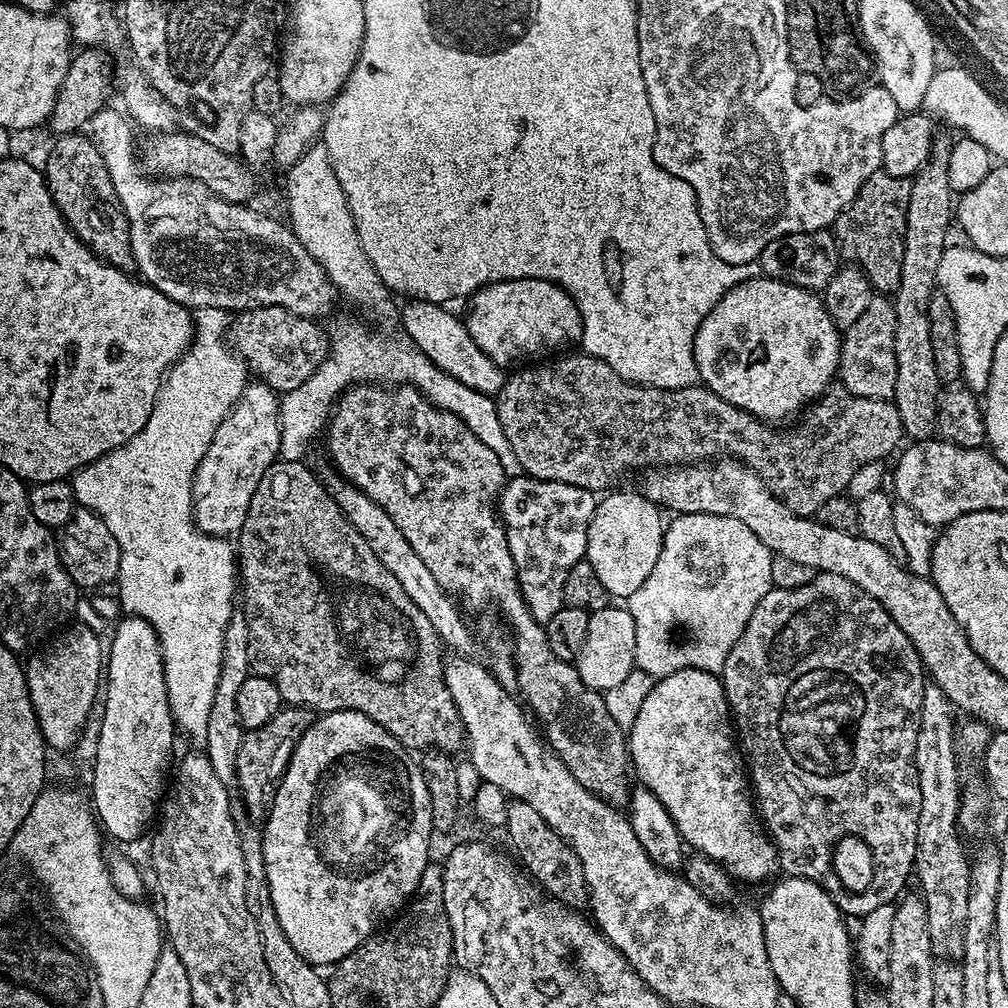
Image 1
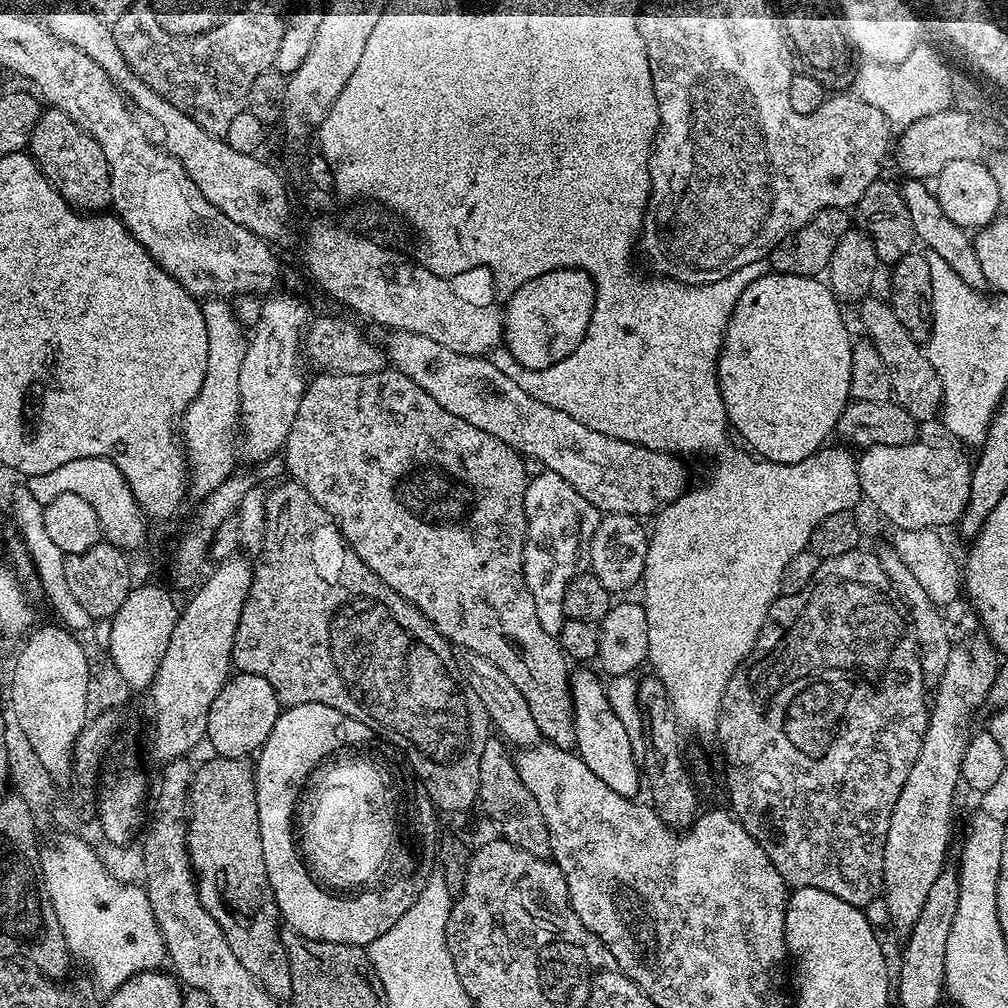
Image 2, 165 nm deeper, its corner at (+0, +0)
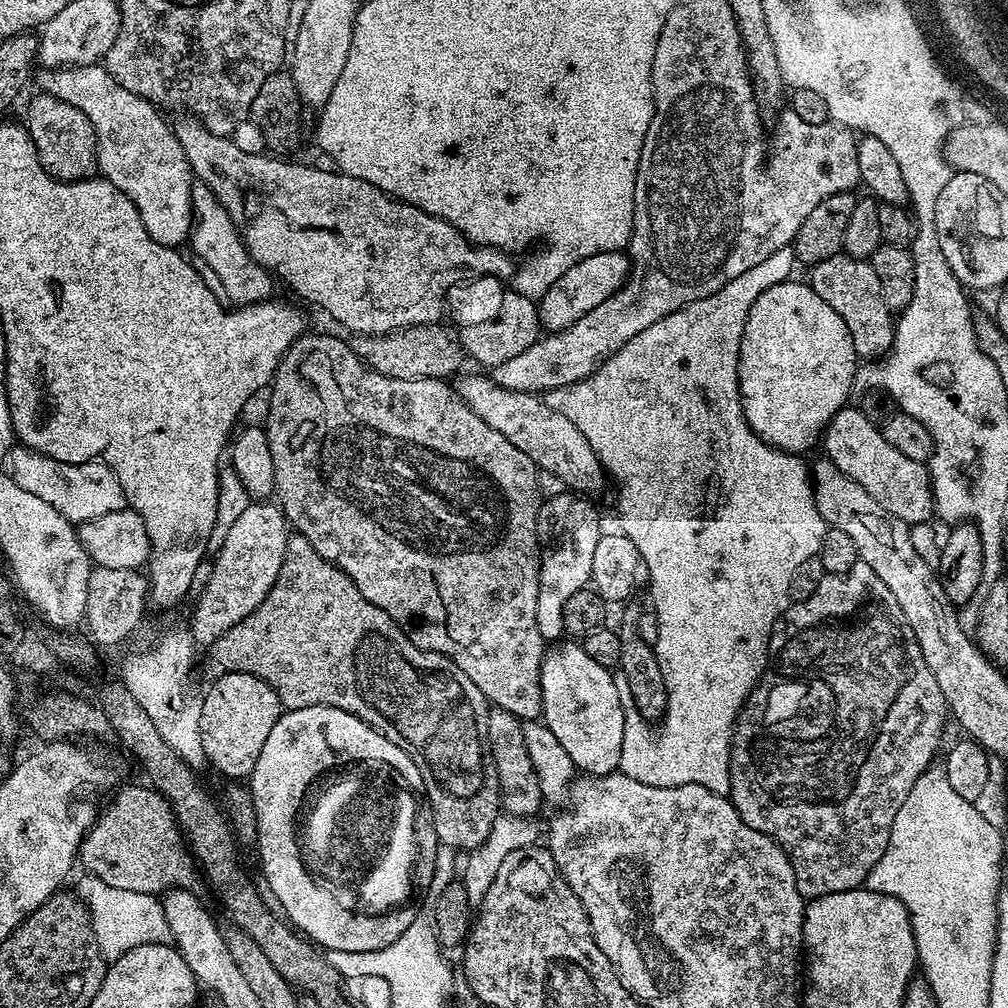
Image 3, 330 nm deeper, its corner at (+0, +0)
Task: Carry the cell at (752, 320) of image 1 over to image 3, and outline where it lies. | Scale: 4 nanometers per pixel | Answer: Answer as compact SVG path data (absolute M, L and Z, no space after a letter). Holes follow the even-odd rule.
M789 278L778 286L770 286L770 290L762 290L758 302L750 306L740 343L740 401L746 422L771 448L804 454L807 448L815 444L817 447L834 414L849 403L848 395L854 392L857 367L858 357L846 322L814 294L811 283L799 284L796 278Z

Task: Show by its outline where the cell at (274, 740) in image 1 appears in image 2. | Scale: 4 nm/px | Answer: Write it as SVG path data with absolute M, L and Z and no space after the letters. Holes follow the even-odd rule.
M213 755L212 760L208 760L204 765L195 769L192 783L190 785L190 819L188 822L188 857L192 860L192 870L196 874L198 881L198 891L202 906L210 913L218 922L218 926L222 930L222 934L226 938L226 942L230 946L230 950L234 950L234 958L238 958L238 962L242 962L242 966L246 966L246 970L250 970L250 974L254 974L254 978L259 982L269 994L272 995L277 1002L288 1002L292 998L292 983L290 982L290 966L286 958L286 950L284 943L280 941L282 931L282 917L280 907L276 905L274 898L274 890L268 881L266 874L266 858L262 858L262 834L258 826L258 802L256 801L256 774L254 764L251 759L245 758L226 758L225 756Z

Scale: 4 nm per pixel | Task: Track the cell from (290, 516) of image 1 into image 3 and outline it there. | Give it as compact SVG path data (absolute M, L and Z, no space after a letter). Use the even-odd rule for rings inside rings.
M289 535L282 558L282 570L278 570L278 578L274 578L274 586L270 586L266 598L253 612L246 614L246 618L242 618L242 622L230 626L222 635L216 637L210 645L210 651L212 651L213 662L220 667L220 670L254 674L254 678L266 682L266 686L270 686L274 690L274 694L278 694L281 709L334 706L338 710L346 710L346 714L354 714L358 718L362 718L362 722L366 722L374 730L378 730L378 734L390 738L390 742L394 742L394 746L402 746L402 750L406 750L406 754L410 754L414 766L418 766L418 774L422 774L428 801L431 802L434 809L437 841L457 850L471 850L486 842L494 822L502 814L496 769L490 766L489 757L486 755L486 718L490 707L488 699L482 694L482 690L478 690L478 686L474 686L474 682L470 682L470 678L466 678L466 674L462 674L462 670L458 670L458 666L454 666L454 662L450 658L414 646L414 642L410 642L410 638L404 633L403 628L396 625L394 618L390 618L390 614L386 614L386 610L382 610L371 604L366 598L362 598L358 586L354 586L354 582L348 575L329 560L323 560L318 554L318 550L314 550L314 546L310 546L310 542L305 536Z

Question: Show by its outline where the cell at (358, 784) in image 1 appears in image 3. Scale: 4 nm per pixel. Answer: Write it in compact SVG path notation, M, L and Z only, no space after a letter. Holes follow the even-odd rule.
M334 706L294 708L285 711L278 722L274 722L274 730L270 730L266 746L262 746L252 771L250 791L256 807L255 843L260 844L260 868L264 871L264 880L268 883L269 890L276 895L277 902L284 907L283 915L292 927L303 933L313 944L328 952L377 952L394 943L406 930L406 926L410 926L410 922L421 915L420 895L428 892L434 878L434 858L438 843L436 817L433 806L428 801L422 774L418 774L418 766L414 766L410 754L406 754L402 746L394 746L390 738L378 734L378 730L362 722L362 718L346 714L346 710L338 710Z

